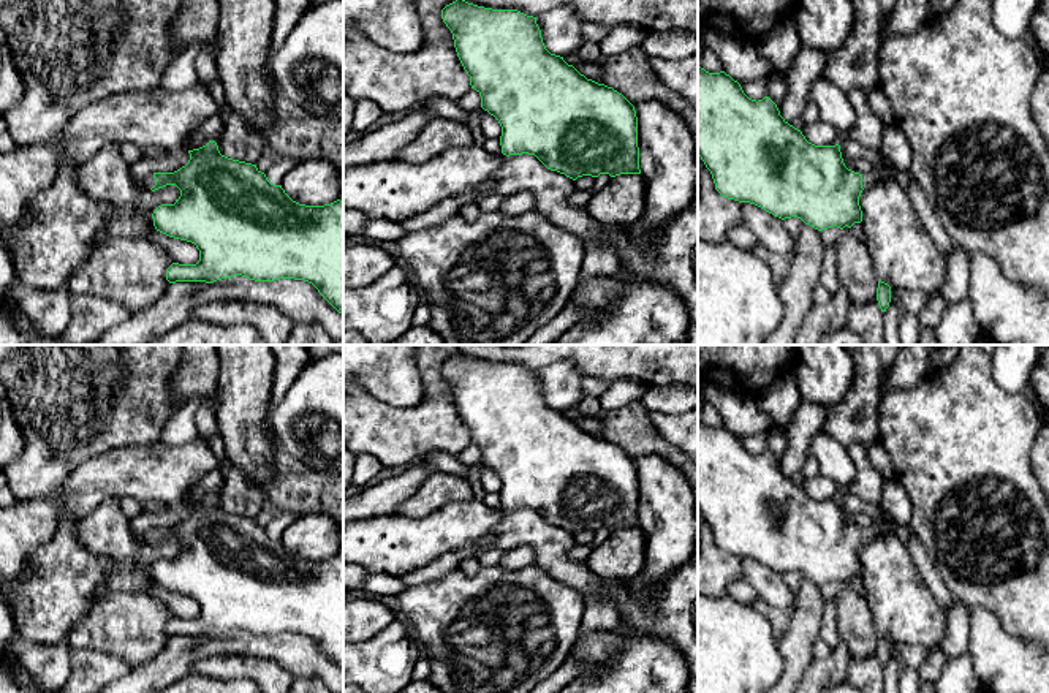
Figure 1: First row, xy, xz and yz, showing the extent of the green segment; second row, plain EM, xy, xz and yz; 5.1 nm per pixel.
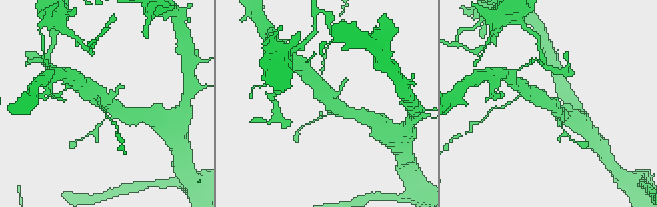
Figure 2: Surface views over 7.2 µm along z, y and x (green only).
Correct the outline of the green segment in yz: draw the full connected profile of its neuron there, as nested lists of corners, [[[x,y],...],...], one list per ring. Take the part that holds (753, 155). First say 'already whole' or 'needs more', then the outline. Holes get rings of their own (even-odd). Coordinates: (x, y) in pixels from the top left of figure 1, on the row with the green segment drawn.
needs more | [[[698,66],[698,155],[723,198],[755,204],[782,220],[797,217],[818,231],[861,223],[861,193],[875,184],[894,180],[892,171],[883,168],[872,168],[864,174],[848,169],[839,144],[809,142],[801,130],[780,116],[769,97],[752,100],[725,71],[709,73],[701,66]]]

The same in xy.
needs more | [[[215,141],[188,150],[190,160],[174,172],[153,172],[138,180],[146,190],[176,185],[180,196],[153,214],[157,231],[196,245],[196,264],[172,263],[166,280],[214,283],[242,275],[255,282],[294,278],[312,283],[343,315],[343,201],[305,206],[293,201],[282,185],[267,180],[256,165],[228,158]]]

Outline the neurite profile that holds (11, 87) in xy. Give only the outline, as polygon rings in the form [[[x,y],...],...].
[[[0,27],[0,117],[22,98],[22,93],[22,78],[9,52],[6,33]]]

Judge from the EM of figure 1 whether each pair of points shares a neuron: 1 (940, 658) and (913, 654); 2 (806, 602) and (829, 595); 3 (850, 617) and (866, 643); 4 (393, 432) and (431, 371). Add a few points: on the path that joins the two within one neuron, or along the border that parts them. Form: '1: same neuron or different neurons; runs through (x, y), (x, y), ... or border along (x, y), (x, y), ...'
1: different neurons; border along (929, 649), (924, 662), (916, 670)
2: different neurons; border along (818, 586), (823, 595), (820, 633)
3: same neuron; runs through (855, 624), (859, 636)
4: same neuron; runs through (410, 424), (432, 402), (432, 388)

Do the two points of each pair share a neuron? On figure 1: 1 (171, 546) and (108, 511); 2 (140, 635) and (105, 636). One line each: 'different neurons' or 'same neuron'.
1: same neuron
2: same neuron

